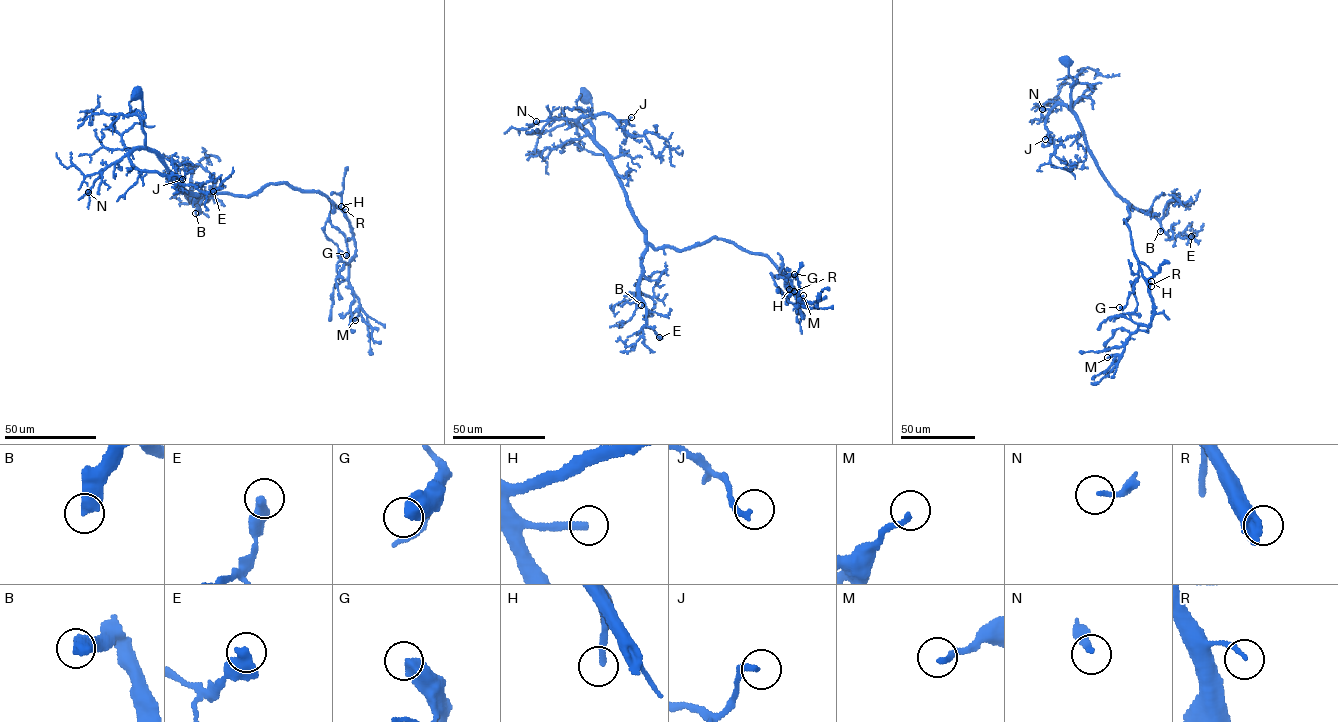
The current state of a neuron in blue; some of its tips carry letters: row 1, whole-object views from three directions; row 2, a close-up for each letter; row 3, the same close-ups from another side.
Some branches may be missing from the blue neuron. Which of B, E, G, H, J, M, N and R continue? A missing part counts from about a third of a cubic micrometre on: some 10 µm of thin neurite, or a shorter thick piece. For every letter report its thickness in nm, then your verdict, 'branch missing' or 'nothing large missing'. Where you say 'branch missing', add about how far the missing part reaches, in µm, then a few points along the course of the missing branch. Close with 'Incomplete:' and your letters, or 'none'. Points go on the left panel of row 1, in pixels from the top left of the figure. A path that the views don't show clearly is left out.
B: calibre 360 nm; branch missing; missing 60 µm
E: calibre 440 nm; nothing large missing
G: calibre 500 nm; nothing large missing
H: calibre 240 nm; branch missing; missing 30 µm
J: calibre 220 nm; nothing large missing
M: calibre 220 nm; branch missing; missing 5 µm
N: calibre 190 nm; nothing large missing
R: calibre 140 nm; branch missing; missing 5 µm
Incomplete: B, H, M, R

